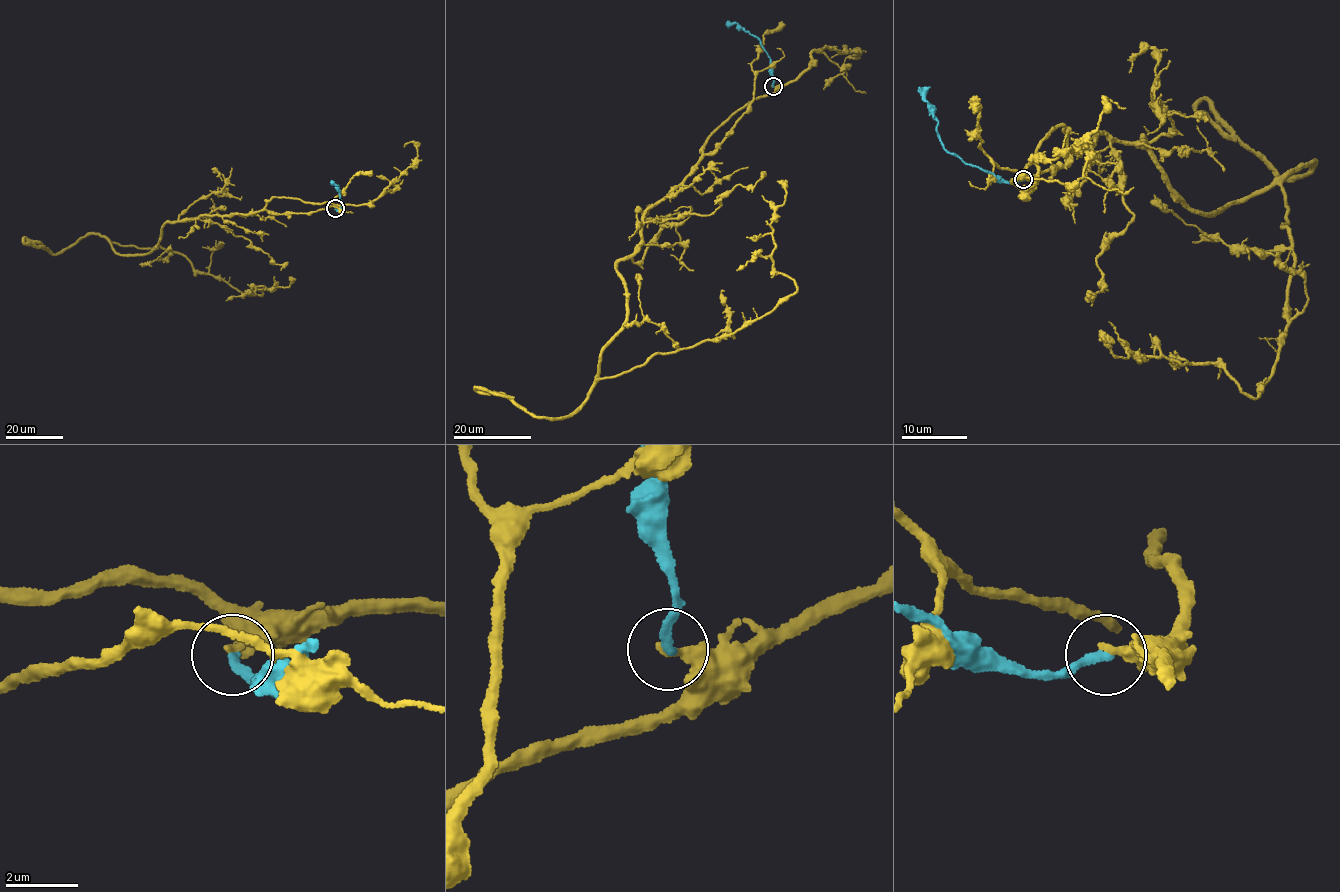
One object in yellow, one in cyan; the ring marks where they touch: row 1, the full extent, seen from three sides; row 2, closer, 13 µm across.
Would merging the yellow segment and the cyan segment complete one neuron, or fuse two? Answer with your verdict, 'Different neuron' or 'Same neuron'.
Different neuron

